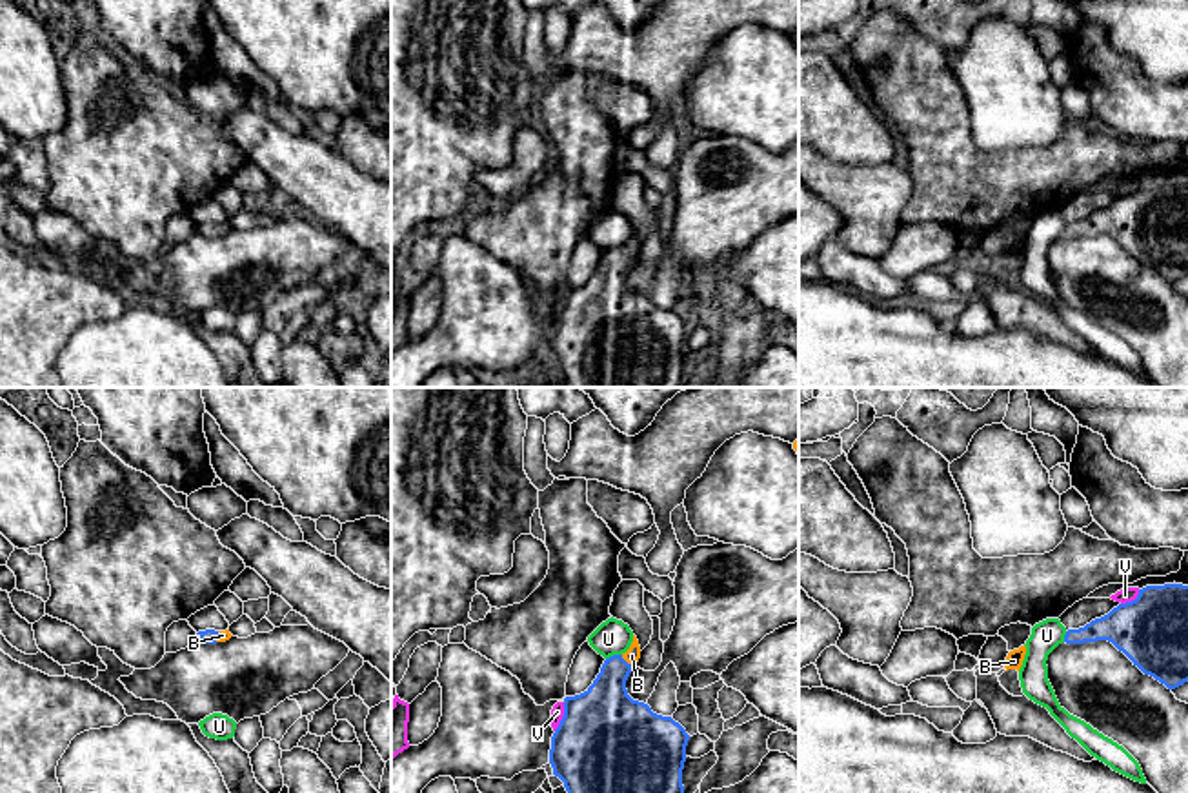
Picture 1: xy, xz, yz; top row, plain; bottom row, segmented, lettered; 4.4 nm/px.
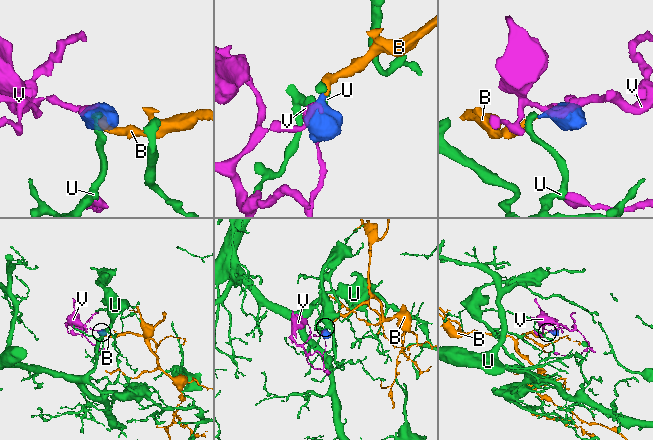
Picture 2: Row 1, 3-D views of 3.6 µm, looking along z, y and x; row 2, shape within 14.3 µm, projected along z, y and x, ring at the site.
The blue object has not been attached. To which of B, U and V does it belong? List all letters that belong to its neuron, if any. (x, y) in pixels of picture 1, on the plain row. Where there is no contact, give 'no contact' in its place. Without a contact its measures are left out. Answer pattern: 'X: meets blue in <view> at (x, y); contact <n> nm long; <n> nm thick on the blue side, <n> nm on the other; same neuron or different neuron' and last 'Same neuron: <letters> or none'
B: meets blue in xz at (626, 255); contact 80 nm long; 280 nm thick on the blue side, 70 nm on the other; same neuron
U: meets blue in xz at (614, 248); contact 80 nm long; 240 nm thick on the blue side, 160 nm on the other; different neuron
V: meets blue in xz at (563, 310); contact 140 nm long; 500 nm thick on the blue side, 60 nm on the other; different neuron
Same neuron: B

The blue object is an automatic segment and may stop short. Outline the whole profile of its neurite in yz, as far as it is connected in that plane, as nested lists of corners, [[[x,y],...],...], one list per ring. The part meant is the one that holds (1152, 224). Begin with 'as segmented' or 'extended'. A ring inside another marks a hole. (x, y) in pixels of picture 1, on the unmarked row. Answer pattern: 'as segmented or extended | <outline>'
as segmented | [[[1146,178],[1135,193],[1064,227],[1066,236],[1097,233],[1112,235],[1168,282],[1183,278],[1188,275],[1188,178]]]

